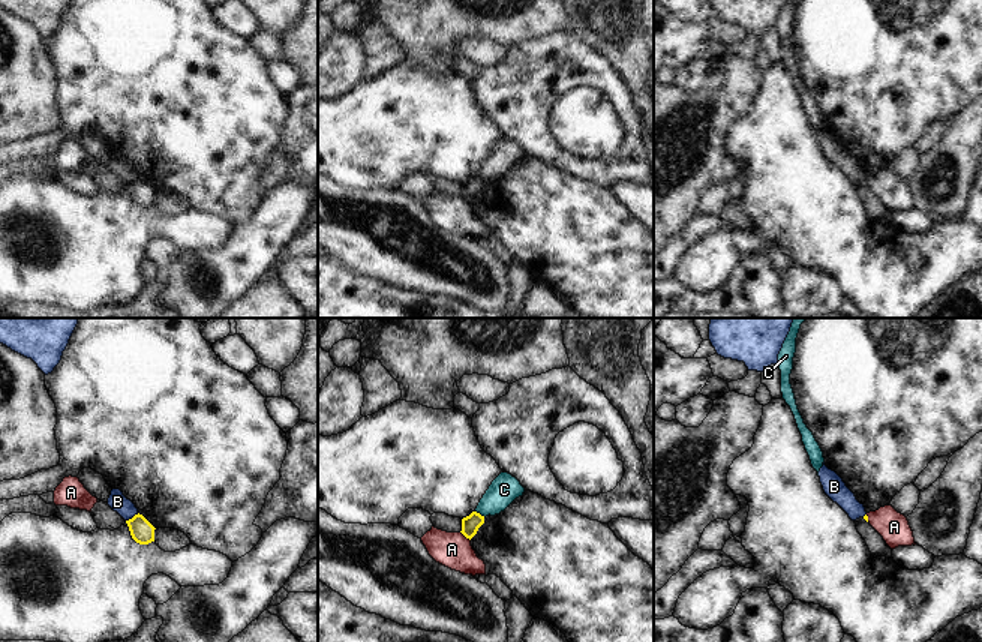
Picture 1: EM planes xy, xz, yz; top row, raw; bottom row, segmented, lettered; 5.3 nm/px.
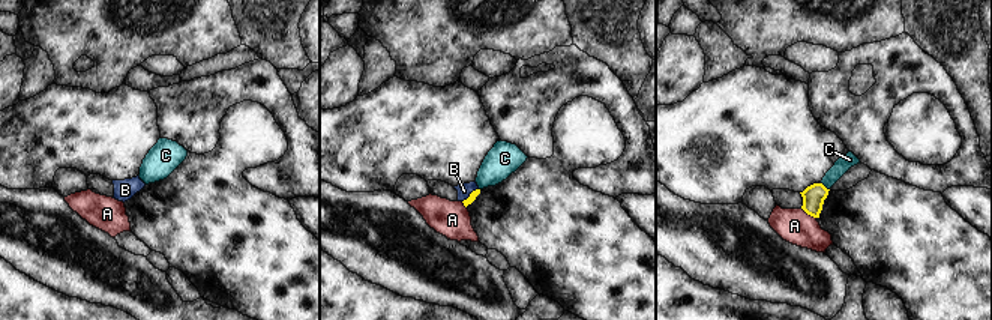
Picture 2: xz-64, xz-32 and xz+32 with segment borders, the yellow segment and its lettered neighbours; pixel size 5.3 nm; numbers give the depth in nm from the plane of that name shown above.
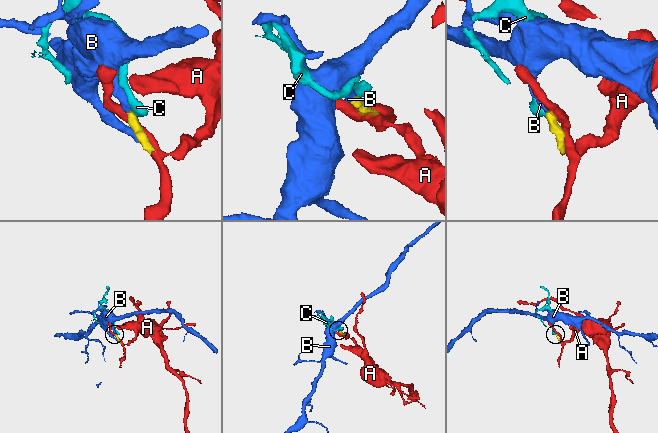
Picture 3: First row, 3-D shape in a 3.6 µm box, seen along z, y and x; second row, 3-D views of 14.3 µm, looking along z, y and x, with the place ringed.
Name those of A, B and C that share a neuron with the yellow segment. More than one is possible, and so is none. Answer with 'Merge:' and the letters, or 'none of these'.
Merge: none of these

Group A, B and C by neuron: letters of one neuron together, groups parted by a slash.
A / B / C

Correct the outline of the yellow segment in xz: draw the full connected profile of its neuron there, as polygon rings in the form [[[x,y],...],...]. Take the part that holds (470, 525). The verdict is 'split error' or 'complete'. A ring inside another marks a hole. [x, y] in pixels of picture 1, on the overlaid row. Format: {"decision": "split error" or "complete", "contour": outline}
{"decision": "complete", "contour": [[[472,512],[469,516],[463,518],[462,519],[462,534],[466,537],[466,538],[472,538],[478,528],[484,524],[484,516],[481,516],[480,513],[477,512]]]}

